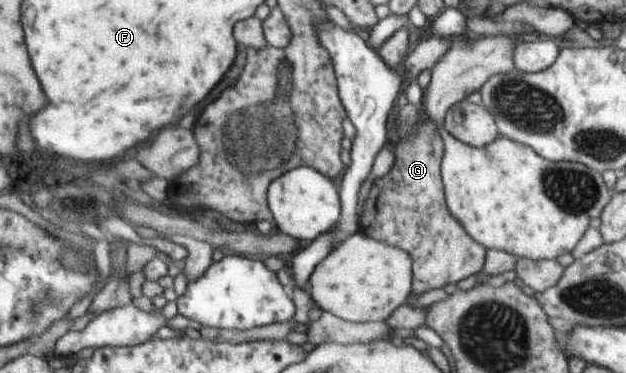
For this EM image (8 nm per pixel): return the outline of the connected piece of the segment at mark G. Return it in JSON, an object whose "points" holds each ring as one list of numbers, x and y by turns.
{"points":[[419,119,407,131,408,137,396,149,392,168,374,181,363,203,360,231,410,252,414,260,412,293,425,293,479,273,488,251,463,231,446,203,441,178,445,139,440,129,425,126]]}

